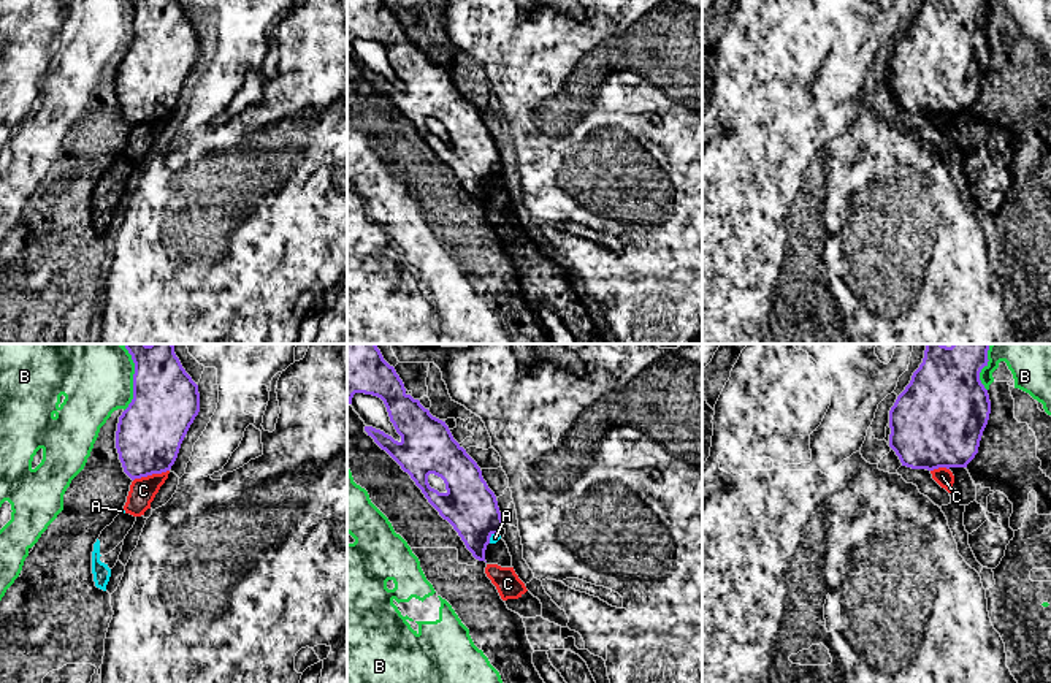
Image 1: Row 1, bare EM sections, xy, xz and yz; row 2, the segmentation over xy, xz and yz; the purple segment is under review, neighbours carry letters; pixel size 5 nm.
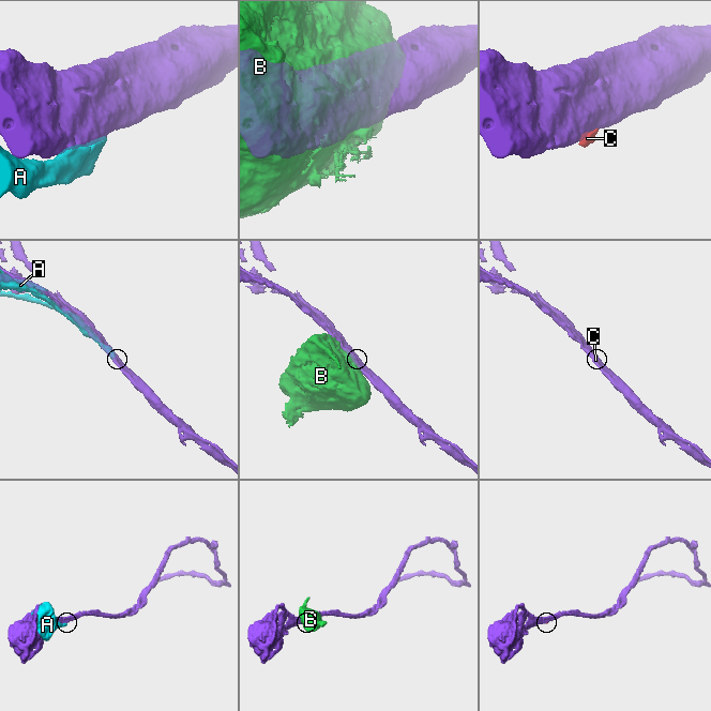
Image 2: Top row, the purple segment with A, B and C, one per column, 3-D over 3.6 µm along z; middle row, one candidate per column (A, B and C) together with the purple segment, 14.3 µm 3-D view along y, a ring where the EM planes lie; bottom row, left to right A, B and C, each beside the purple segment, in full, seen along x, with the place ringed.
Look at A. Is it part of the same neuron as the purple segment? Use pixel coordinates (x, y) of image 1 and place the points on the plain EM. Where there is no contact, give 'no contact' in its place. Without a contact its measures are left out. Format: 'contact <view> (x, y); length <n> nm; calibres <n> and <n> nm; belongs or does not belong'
contact xz (490, 181); length 80 nm; calibres 280 and 50 nm; does not belong

